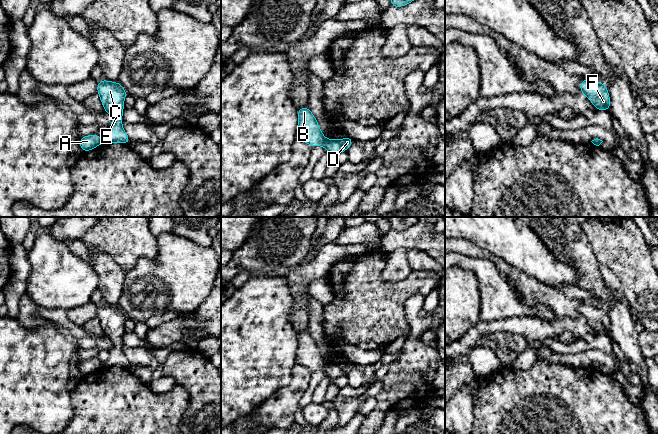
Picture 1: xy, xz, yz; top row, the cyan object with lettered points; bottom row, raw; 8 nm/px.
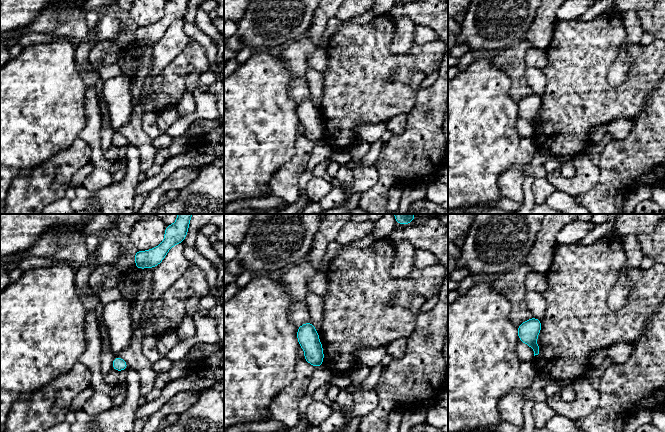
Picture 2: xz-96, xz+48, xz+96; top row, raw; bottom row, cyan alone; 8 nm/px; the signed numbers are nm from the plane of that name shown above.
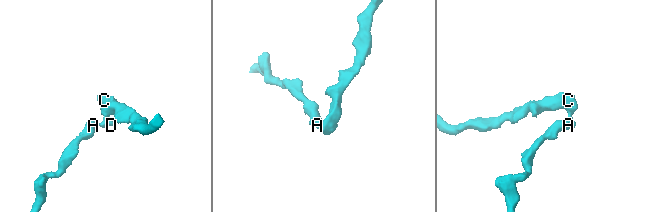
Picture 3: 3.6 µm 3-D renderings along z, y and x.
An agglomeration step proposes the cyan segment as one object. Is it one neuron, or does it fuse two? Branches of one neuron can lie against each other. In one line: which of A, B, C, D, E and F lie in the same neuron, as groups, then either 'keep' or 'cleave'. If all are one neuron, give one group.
A B / C D E F | cleave

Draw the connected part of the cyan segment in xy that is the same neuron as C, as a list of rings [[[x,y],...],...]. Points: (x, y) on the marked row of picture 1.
[[[103,79],[97,83],[97,93],[102,102],[103,110],[109,113],[113,120],[109,126],[108,136],[102,140],[102,144],[119,142],[128,145],[130,138],[122,127],[126,90],[119,81],[111,82]]]

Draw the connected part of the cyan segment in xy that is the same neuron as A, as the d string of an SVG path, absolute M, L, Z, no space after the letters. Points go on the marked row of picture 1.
M97 133L88 136L82 136L79 140L79 145L83 152L93 150L98 147L101 143L102 139Z

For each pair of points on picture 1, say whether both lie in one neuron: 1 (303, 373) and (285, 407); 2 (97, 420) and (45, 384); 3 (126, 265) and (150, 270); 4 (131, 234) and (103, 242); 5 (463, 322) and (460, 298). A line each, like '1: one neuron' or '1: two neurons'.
1: one neuron
2: two neurons
3: two neurons
4: one neuron
5: one neuron

